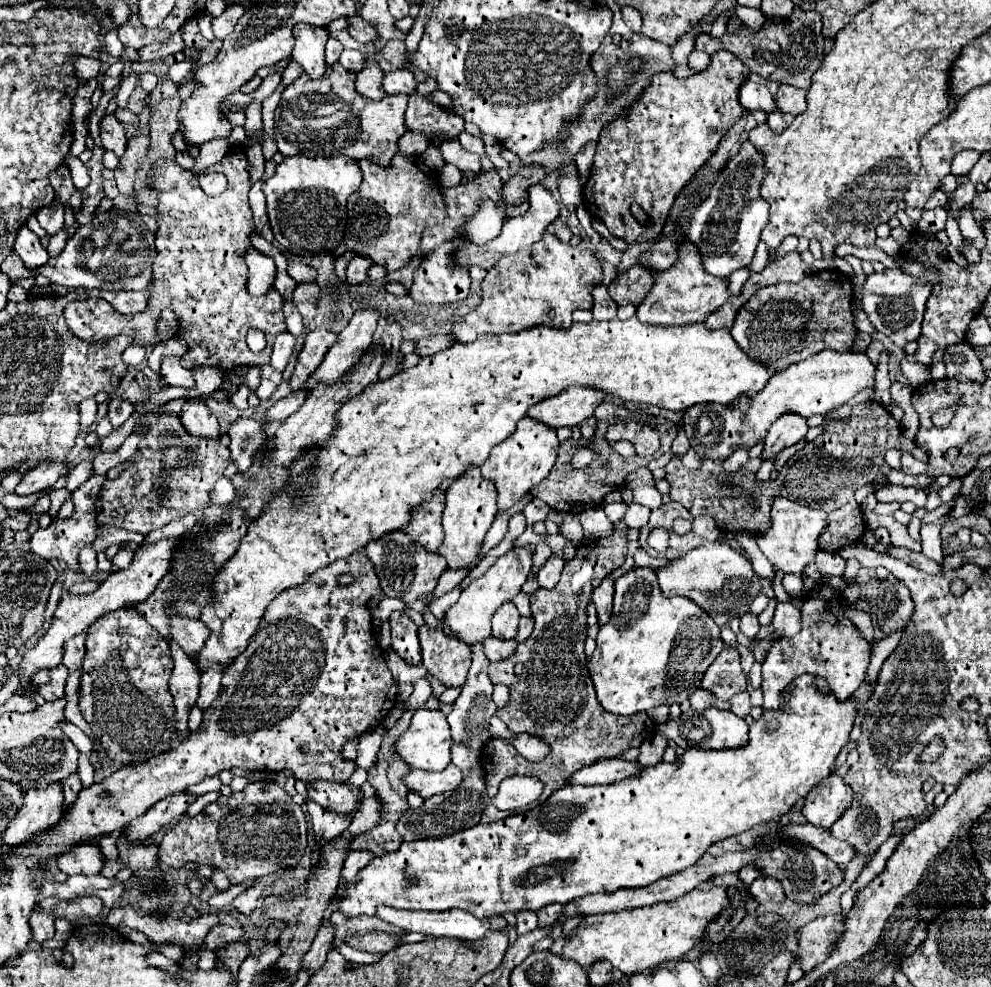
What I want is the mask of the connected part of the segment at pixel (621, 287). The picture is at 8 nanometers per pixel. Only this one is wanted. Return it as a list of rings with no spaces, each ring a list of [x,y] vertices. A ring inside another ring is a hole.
[[[635,263],[627,271],[617,273],[617,277],[607,285],[609,295],[617,305],[639,305],[653,287],[653,273],[647,267]]]

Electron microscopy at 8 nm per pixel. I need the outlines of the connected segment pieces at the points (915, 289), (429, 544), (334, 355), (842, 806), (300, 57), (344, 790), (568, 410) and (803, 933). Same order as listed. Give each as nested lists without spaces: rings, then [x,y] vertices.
[[[899,267],[885,269],[883,273],[871,273],[867,275],[863,287],[861,287],[861,303],[859,307],[867,313],[873,327],[881,333],[885,333],[895,345],[905,345],[907,341],[915,341],[921,335],[921,321],[925,313],[927,297],[931,295],[931,283],[913,279],[911,275],[905,275]]]
[[[437,489],[429,501],[423,501],[419,507],[411,511],[411,523],[401,531],[407,531],[415,543],[427,547],[427,551],[437,551],[443,541],[441,527],[441,511],[445,507],[445,491]]]
[[[367,307],[355,311],[349,325],[339,333],[337,343],[327,351],[319,369],[311,375],[303,389],[313,389],[317,381],[321,383],[335,383],[343,373],[349,371],[351,365],[357,363],[361,353],[371,345],[373,333],[377,329],[379,309]]]
[[[833,773],[827,779],[823,779],[819,787],[813,787],[809,791],[801,813],[807,817],[809,823],[829,829],[851,805],[851,801],[853,801],[851,787],[847,787],[847,783]]]
[[[297,23],[293,27],[293,35],[295,35],[293,59],[303,67],[303,71],[311,79],[319,79],[327,69],[325,63],[325,43],[329,39],[327,29],[311,27],[307,23]]]
[[[315,781],[307,785],[309,797],[319,803],[325,811],[335,815],[355,815],[361,807],[361,789],[351,787],[349,783],[331,783]]]
[[[567,387],[561,395],[535,403],[527,411],[527,417],[553,429],[575,427],[589,419],[603,399],[603,391],[595,391],[591,387]]]
[[[841,913],[817,917],[799,929],[799,957],[803,971],[811,971],[819,961],[825,959],[833,947],[831,943],[839,939],[843,929],[845,925],[841,921]]]

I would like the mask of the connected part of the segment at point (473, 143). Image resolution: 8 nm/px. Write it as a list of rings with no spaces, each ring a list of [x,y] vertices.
[[[463,133],[463,137],[459,137],[459,141],[461,141],[461,145],[463,145],[465,151],[475,153],[475,155],[479,155],[479,157],[487,155],[487,153],[485,153],[485,145],[483,145],[483,141],[481,141],[479,137],[471,137],[471,135]]]

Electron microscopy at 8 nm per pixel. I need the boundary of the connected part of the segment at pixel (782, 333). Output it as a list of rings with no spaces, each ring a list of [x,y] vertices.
[[[817,271],[799,283],[771,285],[759,289],[737,313],[731,335],[753,361],[783,371],[821,349],[849,351],[855,339],[853,323],[853,283],[837,271]]]

